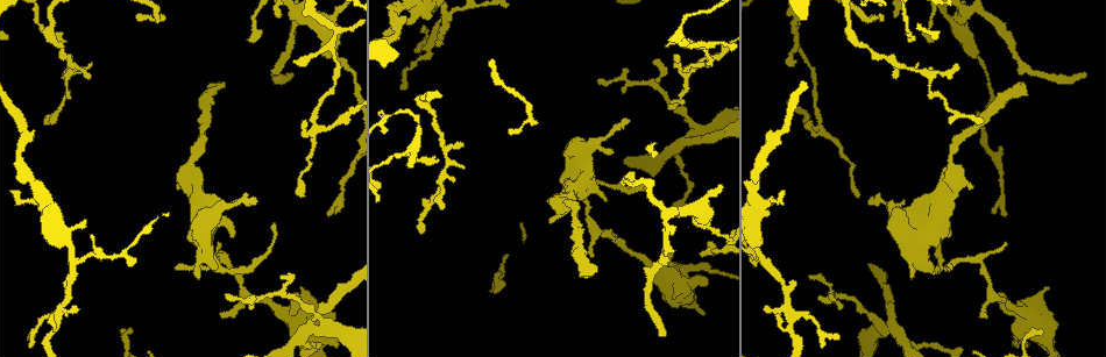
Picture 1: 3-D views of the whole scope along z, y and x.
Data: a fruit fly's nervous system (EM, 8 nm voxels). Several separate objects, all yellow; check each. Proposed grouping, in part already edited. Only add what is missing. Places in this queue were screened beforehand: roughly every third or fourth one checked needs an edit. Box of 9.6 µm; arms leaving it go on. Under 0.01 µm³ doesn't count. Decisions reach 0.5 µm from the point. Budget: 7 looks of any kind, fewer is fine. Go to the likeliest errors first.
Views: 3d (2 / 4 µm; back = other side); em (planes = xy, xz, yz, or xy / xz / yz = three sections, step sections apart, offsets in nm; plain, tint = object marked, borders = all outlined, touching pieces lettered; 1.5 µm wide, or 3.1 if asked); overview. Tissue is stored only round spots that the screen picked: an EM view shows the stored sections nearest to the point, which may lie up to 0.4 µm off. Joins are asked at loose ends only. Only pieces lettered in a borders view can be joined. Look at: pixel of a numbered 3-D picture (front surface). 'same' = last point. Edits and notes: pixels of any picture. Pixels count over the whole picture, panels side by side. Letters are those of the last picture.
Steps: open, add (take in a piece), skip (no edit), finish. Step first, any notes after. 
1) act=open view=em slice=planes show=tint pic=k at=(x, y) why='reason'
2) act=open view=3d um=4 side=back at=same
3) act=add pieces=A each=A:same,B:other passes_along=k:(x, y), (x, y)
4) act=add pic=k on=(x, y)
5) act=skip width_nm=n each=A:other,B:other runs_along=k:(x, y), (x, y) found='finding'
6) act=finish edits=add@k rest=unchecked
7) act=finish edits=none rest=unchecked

act=open view=em slice=planes show=borders pic=1 at=(221, 82) why='an open end'

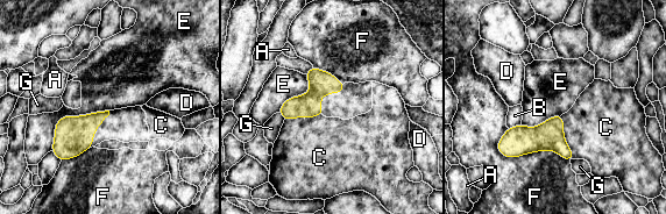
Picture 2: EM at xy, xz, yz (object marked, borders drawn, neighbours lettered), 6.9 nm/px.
act=add pieces=C each=A:other,B:other,C:same,D:other,E:other,F:other,G:other passes_along=2:(548, 135), (564, 137), (599, 128) found='it goes on there'

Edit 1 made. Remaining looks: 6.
act=open view=overview why='see it whole again'

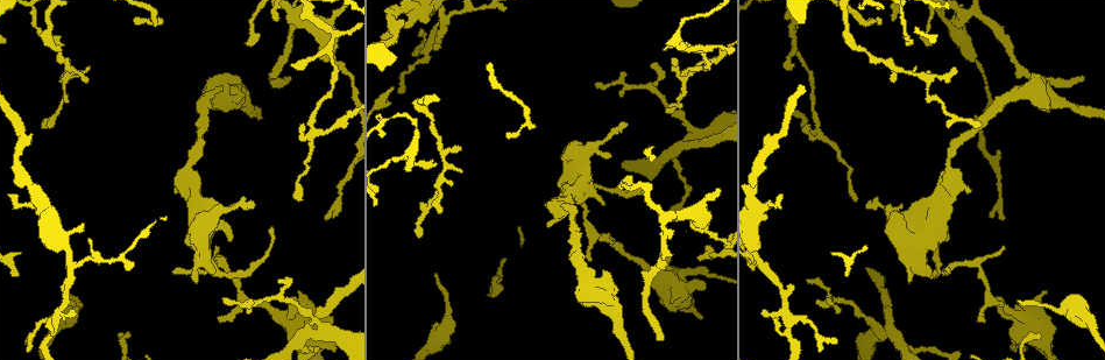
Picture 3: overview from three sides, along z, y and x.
act=open view=3d um=4 pic=3 at=(968, 193) why='thick end'

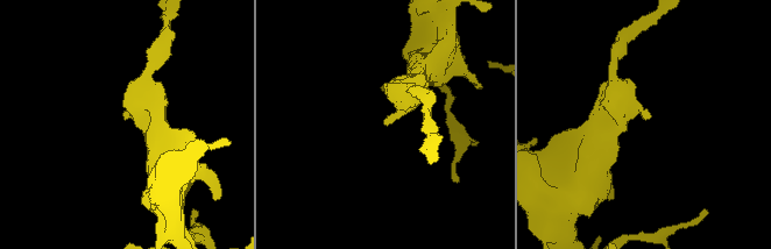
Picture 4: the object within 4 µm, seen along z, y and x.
act=open view=em slice=planes show=tint pic=4 at=(649, 119)

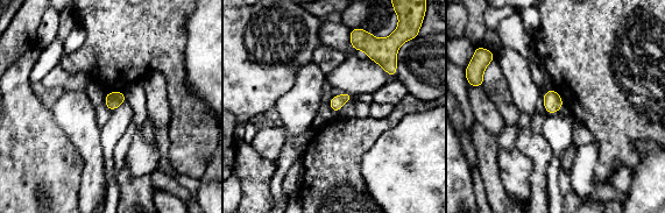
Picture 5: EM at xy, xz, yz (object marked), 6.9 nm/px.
act=open view=em slice=planes show=borders at=same

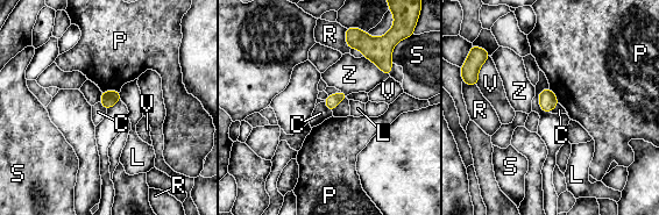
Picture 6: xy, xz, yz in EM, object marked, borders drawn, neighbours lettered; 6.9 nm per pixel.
act=skip each=C:other,L:other,P:other,R:other,S:other,V:other,Z:other border=6:(324, 101), (324, 105), (332, 113) found='no lettered piece goes on from it'

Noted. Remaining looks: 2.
act=open view=em slice=planes show=borders pic=3 at=(663, 338) why='thin end'

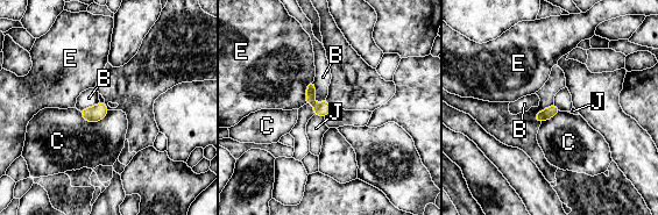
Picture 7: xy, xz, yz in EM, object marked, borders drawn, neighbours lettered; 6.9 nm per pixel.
act=add pieces=J width_nm=80 each=B:other,C:other,E:other,J:same passes_along=7:(324, 108), (319, 115), (316, 128) found='the neuron continues'

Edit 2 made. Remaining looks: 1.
act=finish edits=add@2,add@7 rest=unchecked

